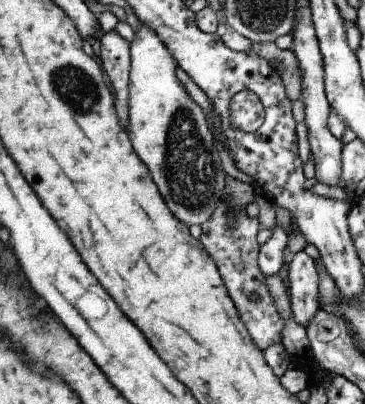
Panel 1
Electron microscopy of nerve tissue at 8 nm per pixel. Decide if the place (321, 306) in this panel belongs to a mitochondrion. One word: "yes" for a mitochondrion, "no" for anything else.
no

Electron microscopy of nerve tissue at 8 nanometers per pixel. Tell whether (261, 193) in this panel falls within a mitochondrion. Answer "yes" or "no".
no

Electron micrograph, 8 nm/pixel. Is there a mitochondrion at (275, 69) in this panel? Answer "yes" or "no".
no

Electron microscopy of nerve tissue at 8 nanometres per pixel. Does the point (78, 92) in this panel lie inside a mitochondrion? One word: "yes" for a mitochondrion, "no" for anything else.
yes

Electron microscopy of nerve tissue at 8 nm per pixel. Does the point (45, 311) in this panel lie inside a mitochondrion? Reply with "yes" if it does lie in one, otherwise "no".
no

